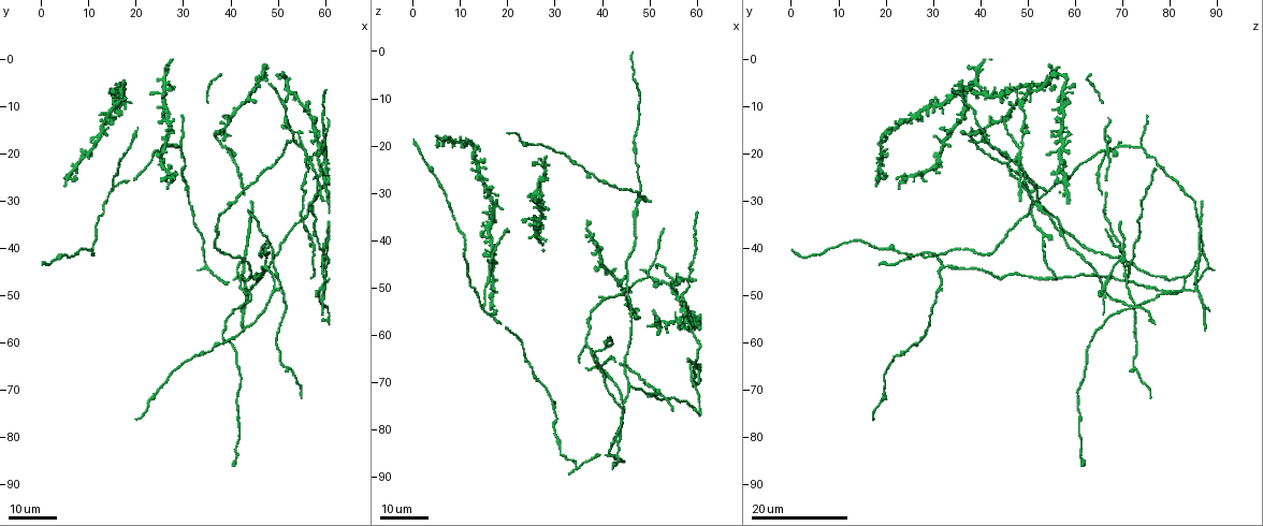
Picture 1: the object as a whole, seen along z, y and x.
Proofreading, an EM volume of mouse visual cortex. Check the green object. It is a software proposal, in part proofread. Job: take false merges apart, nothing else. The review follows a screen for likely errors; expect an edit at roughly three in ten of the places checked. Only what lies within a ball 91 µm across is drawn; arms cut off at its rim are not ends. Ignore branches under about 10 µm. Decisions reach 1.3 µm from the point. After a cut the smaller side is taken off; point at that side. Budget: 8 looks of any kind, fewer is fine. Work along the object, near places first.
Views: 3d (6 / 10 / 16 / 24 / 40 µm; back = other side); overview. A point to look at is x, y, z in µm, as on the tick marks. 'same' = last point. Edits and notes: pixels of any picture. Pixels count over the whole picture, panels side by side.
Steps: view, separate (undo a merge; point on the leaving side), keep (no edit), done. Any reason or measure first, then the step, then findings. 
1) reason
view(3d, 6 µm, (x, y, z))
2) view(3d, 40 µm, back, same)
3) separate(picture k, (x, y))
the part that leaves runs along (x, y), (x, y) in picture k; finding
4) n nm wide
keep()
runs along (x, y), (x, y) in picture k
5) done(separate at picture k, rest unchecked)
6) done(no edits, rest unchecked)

looks like a crossing
view(3d, 24 µm, (59.0, 48.5, 66.0))

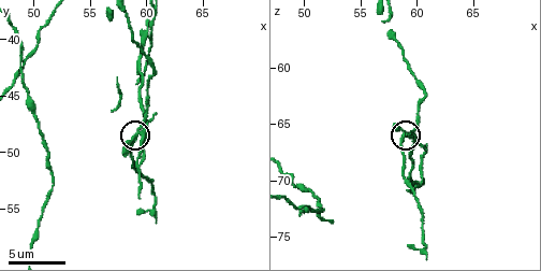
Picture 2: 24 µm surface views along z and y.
view(3d, 10 µm, same)

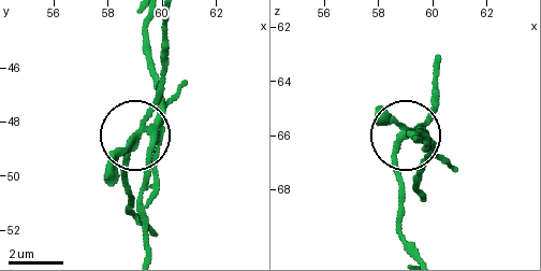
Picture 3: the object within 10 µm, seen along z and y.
5 arms
separate(picture 3, (110, 161))
two neurons meet here

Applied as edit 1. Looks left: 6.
view(overview)

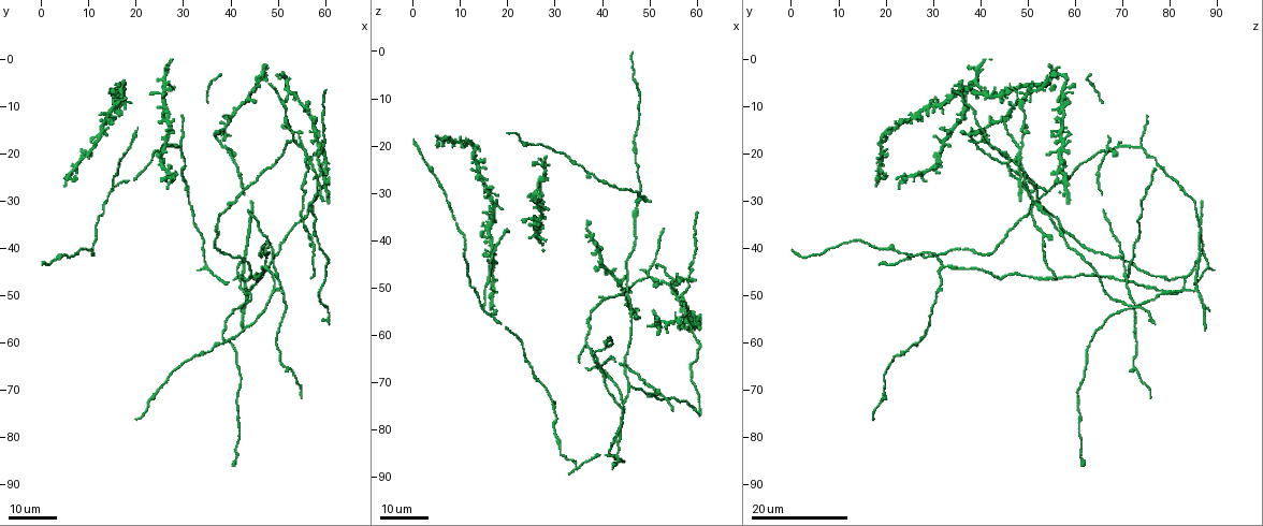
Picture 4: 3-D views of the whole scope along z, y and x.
arms part here
view(3d, 16 µm, (44.0, 49.0, 82.5))

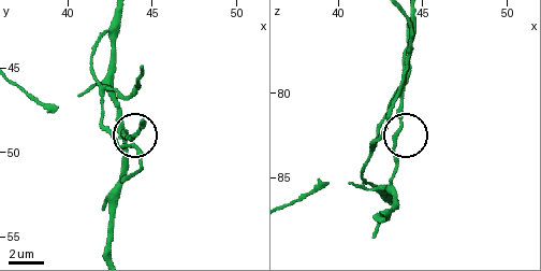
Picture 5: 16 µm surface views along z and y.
view(3d, 6 µm, (43.4, 49.0, 82.7))

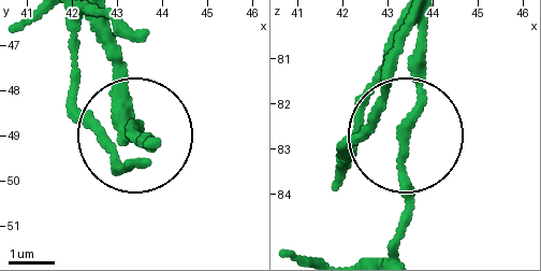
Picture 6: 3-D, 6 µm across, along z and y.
3 arms
keep()
continuous, no second neuron

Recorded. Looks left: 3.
view(3d, 16 µm, (42.5, 43.5, 85.5))

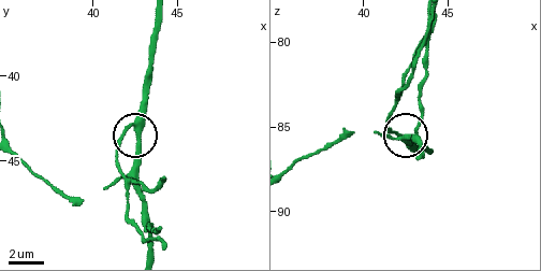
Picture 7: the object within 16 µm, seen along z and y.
zoom in
view(3d, 6 µm, same)

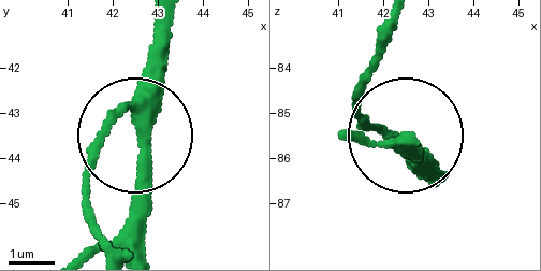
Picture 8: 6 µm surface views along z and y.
3 arms
keep()
one neuron here

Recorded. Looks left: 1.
done(separate at picture 3, rest unchecked)

